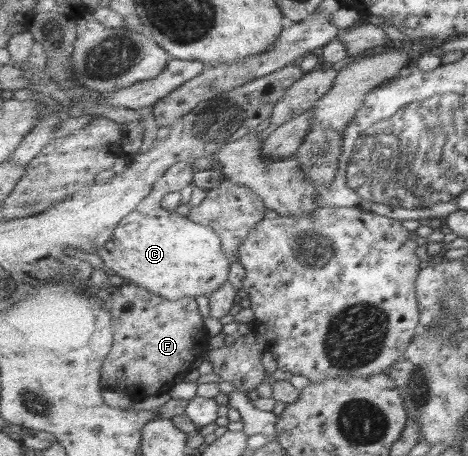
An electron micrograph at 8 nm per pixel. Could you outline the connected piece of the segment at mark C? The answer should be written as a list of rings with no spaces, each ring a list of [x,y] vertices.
[[[178,162],[168,169],[152,191],[140,205],[127,215],[114,231],[111,239],[106,243],[106,247],[97,250],[99,257],[104,265],[117,275],[121,276],[126,282],[138,284],[148,288],[151,292],[163,295],[165,299],[174,300],[184,297],[209,297],[214,291],[218,291],[230,277],[230,267],[232,260],[224,254],[222,250],[222,238],[220,234],[210,226],[196,223],[188,216],[182,216],[176,210],[169,210],[162,206],[163,197],[170,192],[176,191],[192,183],[194,177],[194,167],[186,162]]]

